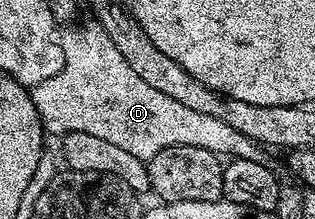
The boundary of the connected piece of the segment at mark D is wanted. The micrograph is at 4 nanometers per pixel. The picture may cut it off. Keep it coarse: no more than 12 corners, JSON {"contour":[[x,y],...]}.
{"contour":[[97,22],[62,32],[30,88],[48,136],[144,161],[197,145],[268,162],[225,121],[141,81]]}

